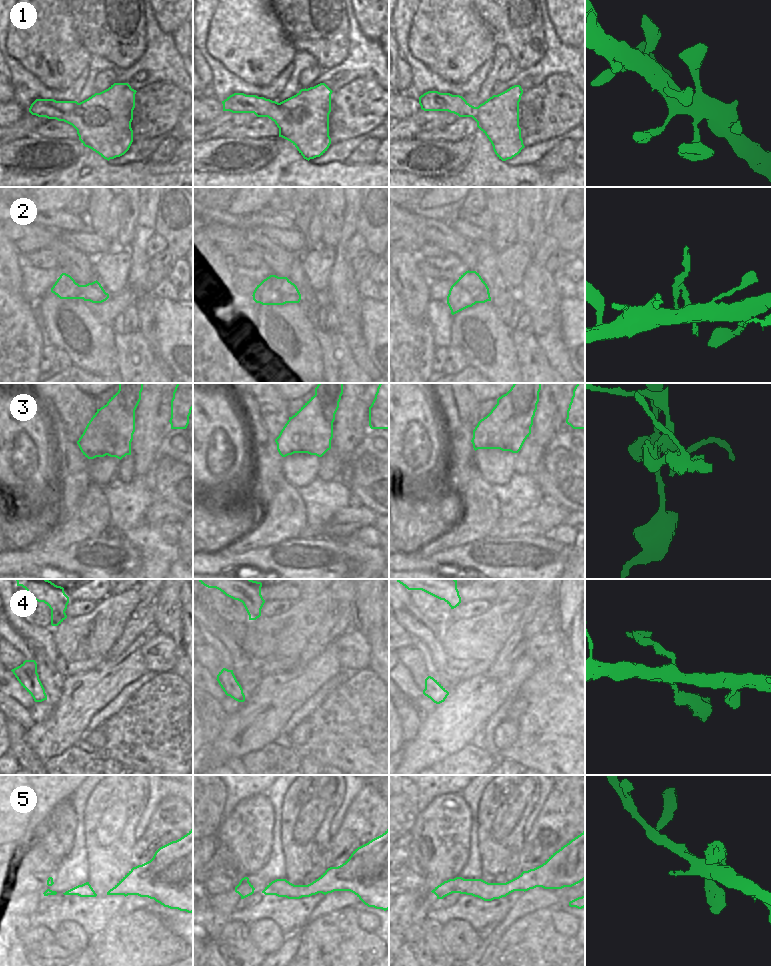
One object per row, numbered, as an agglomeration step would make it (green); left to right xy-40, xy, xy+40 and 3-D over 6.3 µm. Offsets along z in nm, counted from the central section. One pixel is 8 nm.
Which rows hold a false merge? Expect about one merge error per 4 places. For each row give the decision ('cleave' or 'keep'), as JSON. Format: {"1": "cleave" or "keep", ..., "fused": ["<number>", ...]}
{"1": "keep", "2": "cleave", "3": "cleave", "4": "keep", "5": "keep", "fused": ["2", "3"]}

